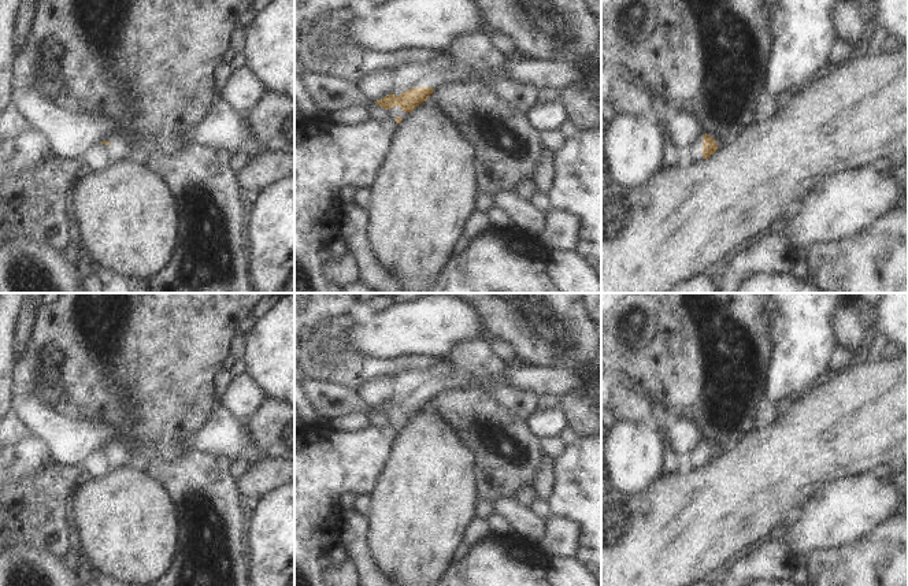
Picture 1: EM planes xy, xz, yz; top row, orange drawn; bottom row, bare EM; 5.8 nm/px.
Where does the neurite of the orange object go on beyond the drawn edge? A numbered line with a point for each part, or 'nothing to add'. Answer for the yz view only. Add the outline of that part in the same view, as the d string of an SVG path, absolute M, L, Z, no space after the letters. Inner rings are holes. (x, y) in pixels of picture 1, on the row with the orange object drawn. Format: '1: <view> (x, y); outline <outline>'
1: yz (696, 154); outline M703 140L697 141L692 151L692 159L694 159L696 162L703 160L701 146L703 146Z

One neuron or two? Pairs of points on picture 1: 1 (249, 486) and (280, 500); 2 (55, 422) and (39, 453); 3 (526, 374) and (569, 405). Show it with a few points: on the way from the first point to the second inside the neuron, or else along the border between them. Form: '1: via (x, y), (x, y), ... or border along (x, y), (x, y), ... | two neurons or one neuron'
1: border along (280, 485), (258, 499) | two neurons
2: border along (30, 434), (45, 442), (51, 457) | two neurons
3: border along (574, 389), (558, 399) | two neurons

